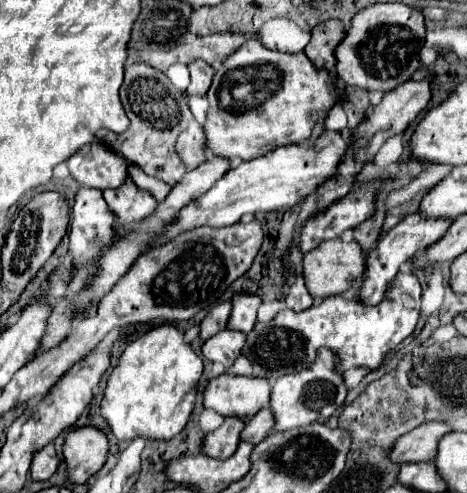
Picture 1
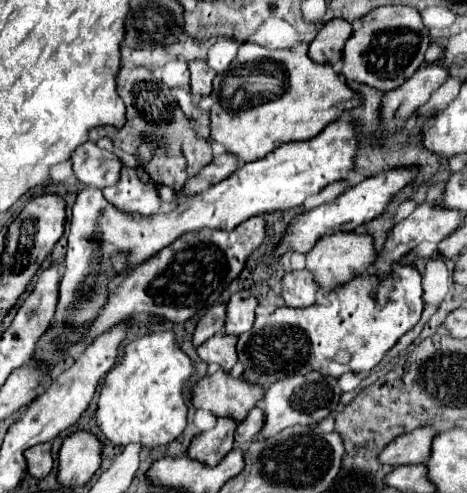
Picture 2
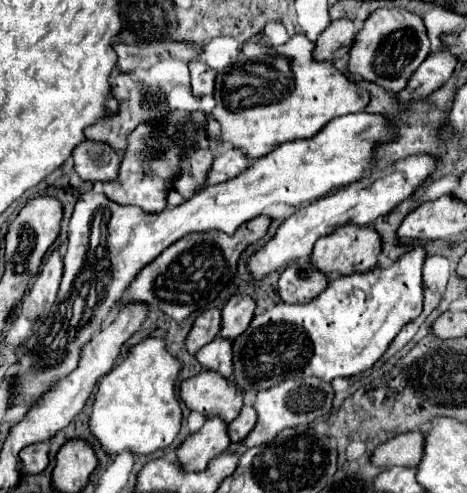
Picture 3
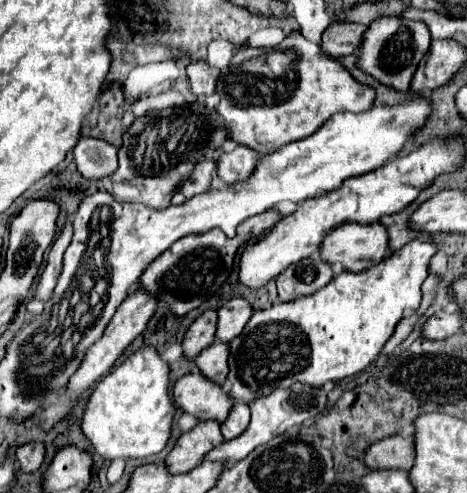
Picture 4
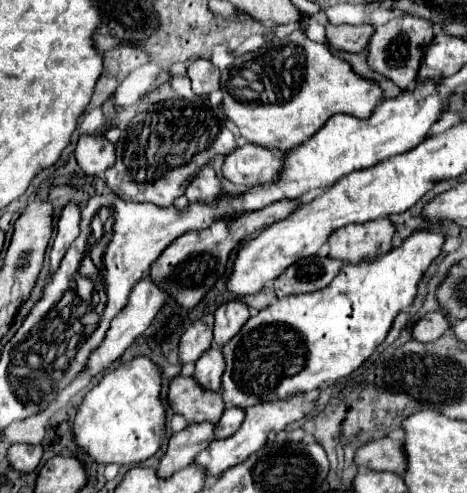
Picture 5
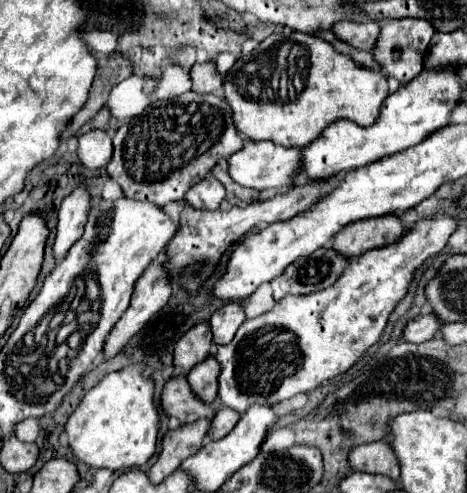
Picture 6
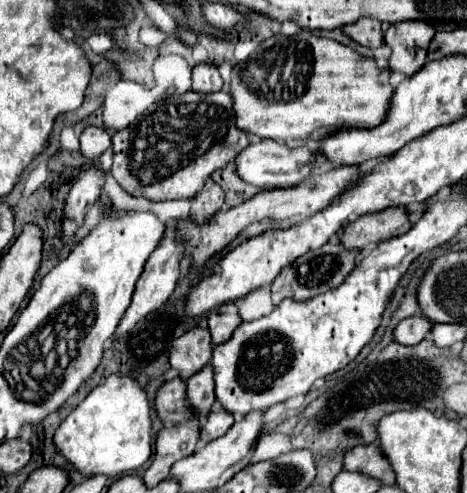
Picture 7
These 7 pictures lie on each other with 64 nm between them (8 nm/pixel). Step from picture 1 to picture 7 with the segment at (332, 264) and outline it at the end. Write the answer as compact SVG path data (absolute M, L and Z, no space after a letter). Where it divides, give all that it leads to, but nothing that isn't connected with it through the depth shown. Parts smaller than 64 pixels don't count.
M388 208L386 212L360 216L352 224L348 224L340 234L340 242L352 250L364 250L378 242L390 240L392 236L400 236L402 232L408 230L410 230L410 222L406 210Z

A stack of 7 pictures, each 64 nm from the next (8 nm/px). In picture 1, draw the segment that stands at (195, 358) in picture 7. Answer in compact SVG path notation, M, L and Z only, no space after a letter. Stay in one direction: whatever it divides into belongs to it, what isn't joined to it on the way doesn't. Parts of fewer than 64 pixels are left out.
M228 300L228 302L222 302L222 304L218 304L218 306L214 306L214 308L206 314L206 318L202 320L202 324L200 324L200 338L206 342L208 338L212 338L212 336L218 334L220 330L224 330L226 324L228 324L230 312L232 312L232 302L230 302L230 300Z

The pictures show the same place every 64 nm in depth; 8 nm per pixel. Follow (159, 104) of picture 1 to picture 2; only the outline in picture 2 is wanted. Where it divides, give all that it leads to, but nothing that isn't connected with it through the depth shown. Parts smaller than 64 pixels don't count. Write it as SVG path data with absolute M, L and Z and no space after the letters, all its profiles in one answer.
M124 66L118 76L118 94L126 104L126 126L122 130L114 130L112 126L100 126L94 130L98 130L98 134L102 136L108 136L120 150L134 156L138 156L140 144L148 142L152 146L152 160L142 162L142 168L154 180L180 190L186 178L198 174L212 160L210 142L196 136L190 120L172 98L170 88L164 82L154 80L150 70L140 66Z

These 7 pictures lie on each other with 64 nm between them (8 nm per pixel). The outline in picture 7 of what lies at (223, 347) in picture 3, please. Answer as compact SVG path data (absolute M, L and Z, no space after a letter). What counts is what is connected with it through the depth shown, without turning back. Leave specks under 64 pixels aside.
M206 364L200 372L192 374L188 380L188 400L192 400L190 404L194 404L198 416L204 416L210 412L210 406L216 400L214 394L214 372L212 372L212 364Z

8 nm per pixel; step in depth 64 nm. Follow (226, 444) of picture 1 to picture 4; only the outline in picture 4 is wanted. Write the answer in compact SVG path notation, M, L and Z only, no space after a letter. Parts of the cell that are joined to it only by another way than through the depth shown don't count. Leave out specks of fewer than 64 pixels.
M206 420L200 422L194 430L180 436L176 446L166 458L166 466L174 474L190 472L190 468L196 468L202 464L204 456L216 448L216 444L222 444L224 436L220 432L220 422Z

